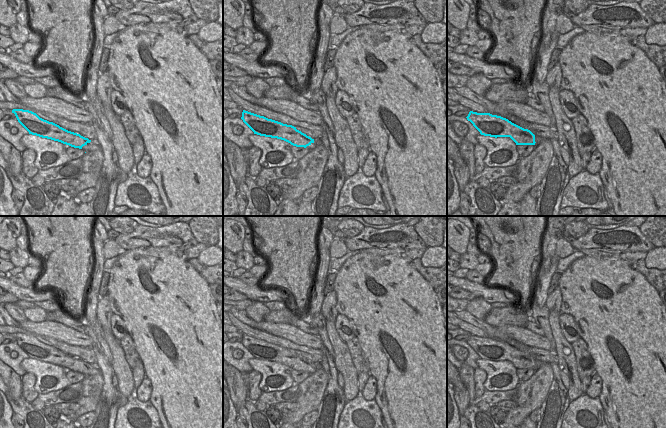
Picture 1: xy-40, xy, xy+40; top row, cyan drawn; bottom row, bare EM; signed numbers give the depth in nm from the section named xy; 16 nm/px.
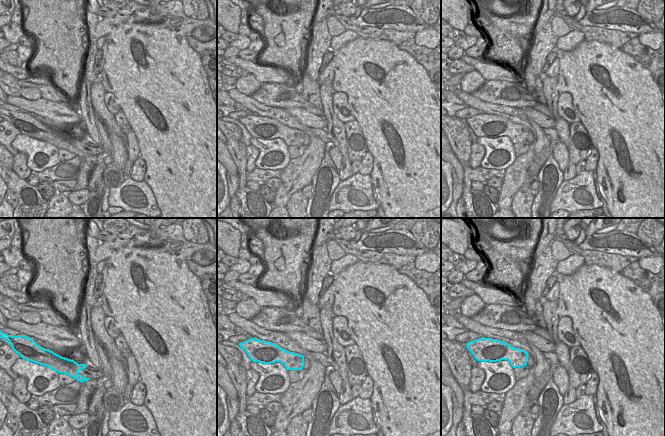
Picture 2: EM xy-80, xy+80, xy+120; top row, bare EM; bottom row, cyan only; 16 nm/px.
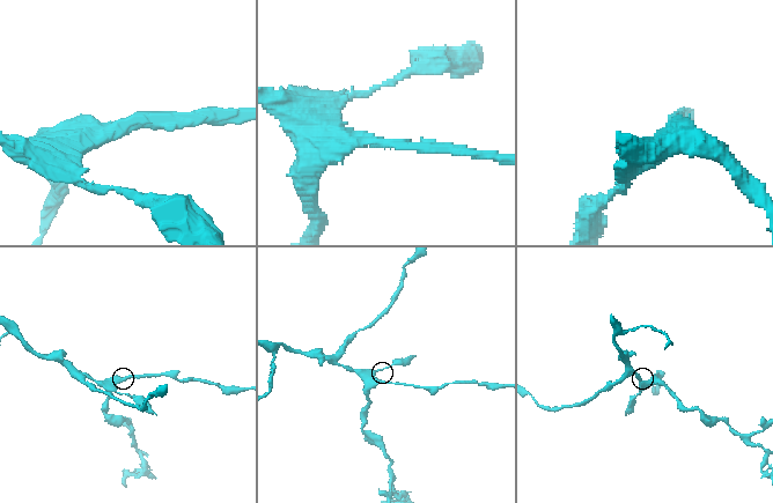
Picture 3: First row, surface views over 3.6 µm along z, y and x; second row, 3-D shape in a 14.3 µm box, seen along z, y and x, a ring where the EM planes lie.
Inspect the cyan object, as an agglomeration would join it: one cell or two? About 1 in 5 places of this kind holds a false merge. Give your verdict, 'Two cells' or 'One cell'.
Two cells.

